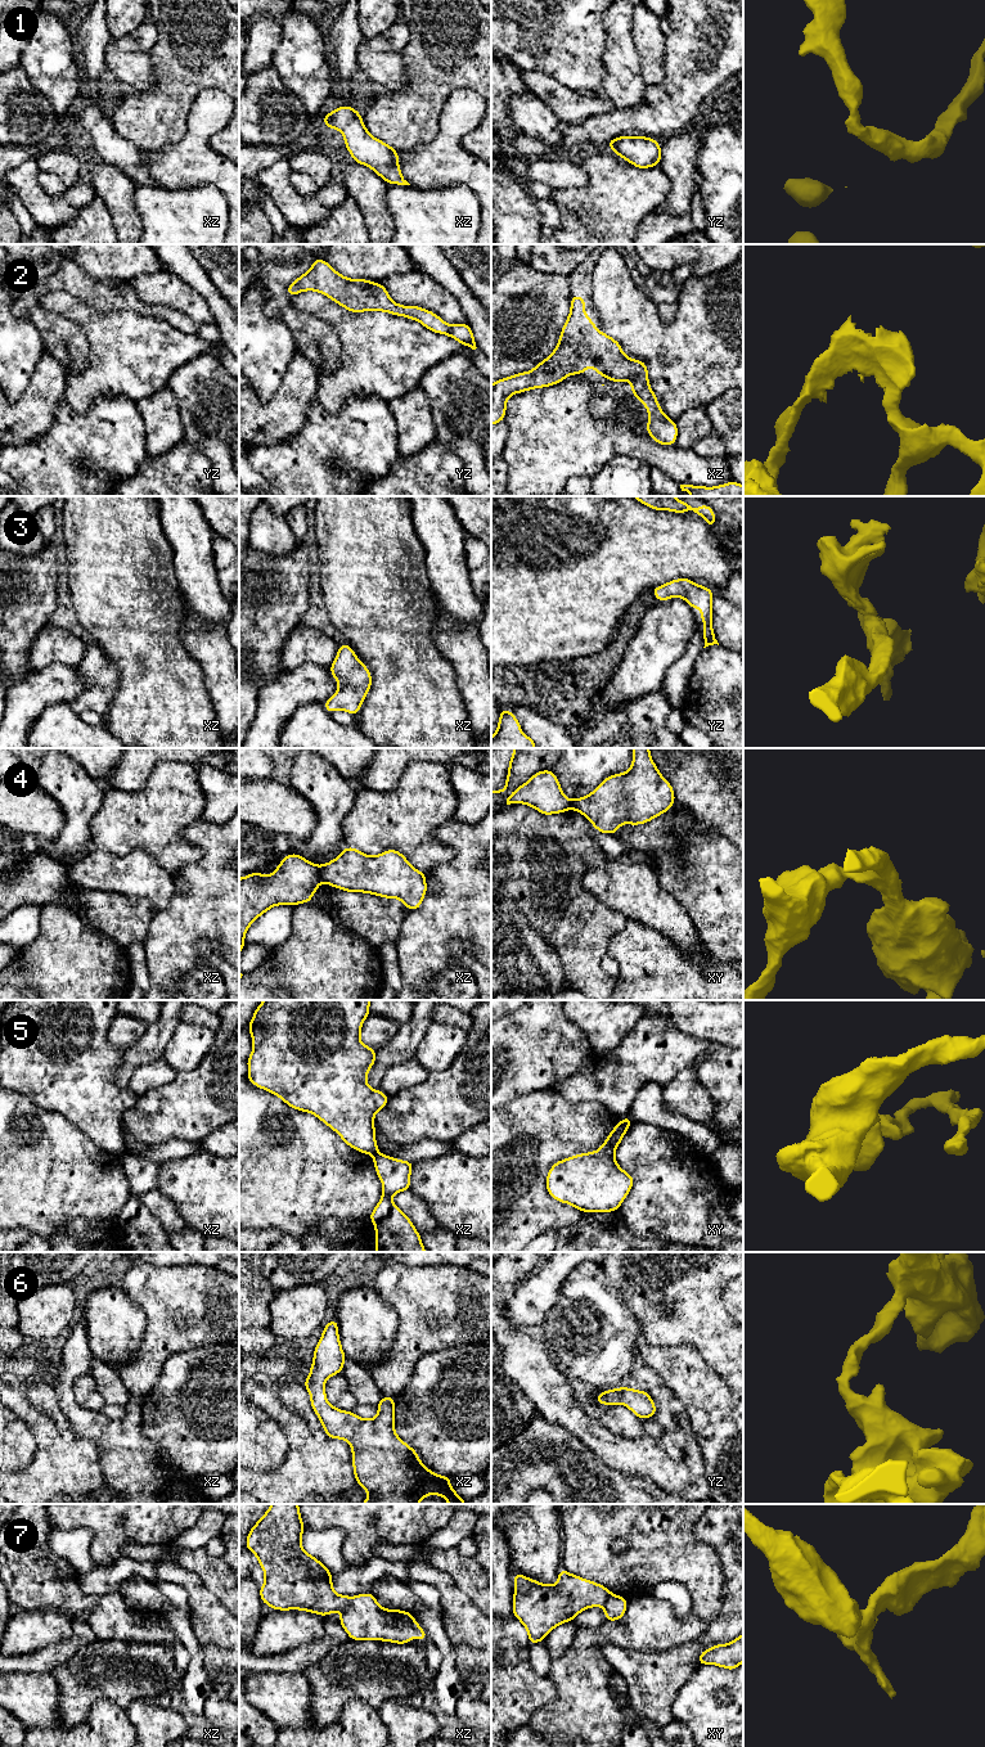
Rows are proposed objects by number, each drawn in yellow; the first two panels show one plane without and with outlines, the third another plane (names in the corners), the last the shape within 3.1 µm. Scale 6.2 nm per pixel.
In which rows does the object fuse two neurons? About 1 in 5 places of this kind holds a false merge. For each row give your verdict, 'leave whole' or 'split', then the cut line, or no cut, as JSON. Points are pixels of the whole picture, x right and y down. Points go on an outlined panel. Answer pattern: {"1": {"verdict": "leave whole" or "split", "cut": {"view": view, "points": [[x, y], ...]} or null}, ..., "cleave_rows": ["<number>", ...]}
{"1": {"verdict": "leave whole", "cut": null}, "2": {"verdict": "leave whole", "cut": null}, "3": {"verdict": "leave whole", "cut": null}, "4": {"verdict": "split", "cut": {"view": "xz", "points": [[318, 867], [318, 874], [322, 879]]}}, "5": {"verdict": "split", "cut": {"view": "xz", "points": [[377, 1151], [372, 1155]]}}, "6": {"verdict": "leave whole", "cut": null}, "7": {"verdict": "split", "cut": {"view": "xz", "points": [[352, 1598], [342, 1611]]}}, "cleave_rows": ["4", "5", "7"]}

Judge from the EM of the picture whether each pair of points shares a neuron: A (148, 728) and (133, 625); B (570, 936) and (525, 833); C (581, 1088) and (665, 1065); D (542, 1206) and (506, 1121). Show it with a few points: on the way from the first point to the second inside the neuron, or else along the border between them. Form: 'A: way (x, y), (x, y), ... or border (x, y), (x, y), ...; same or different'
A: way (148, 702), (147, 651); same
B: way (567, 909), (566, 899), (547, 885), (534, 860); same
C: way (602, 1093), (617, 1093), (644, 1066); same
D: way (524, 1185), (516, 1171), (513, 1142); same

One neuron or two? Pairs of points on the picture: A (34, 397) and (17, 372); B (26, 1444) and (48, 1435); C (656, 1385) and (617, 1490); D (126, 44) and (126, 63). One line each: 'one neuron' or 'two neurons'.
A: two neurons
B: two neurons
C: two neurons
D: two neurons

